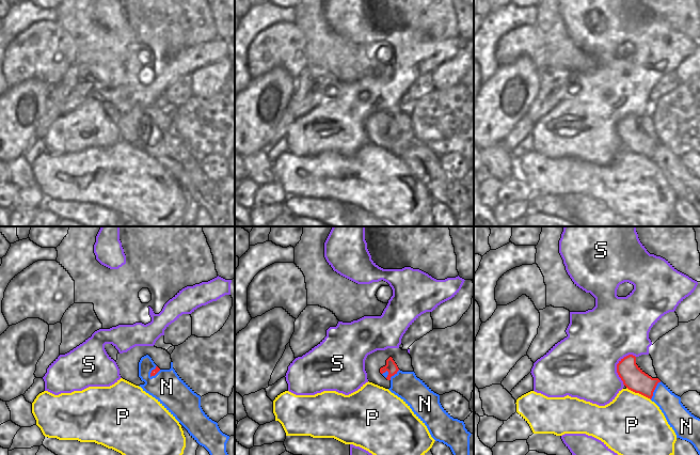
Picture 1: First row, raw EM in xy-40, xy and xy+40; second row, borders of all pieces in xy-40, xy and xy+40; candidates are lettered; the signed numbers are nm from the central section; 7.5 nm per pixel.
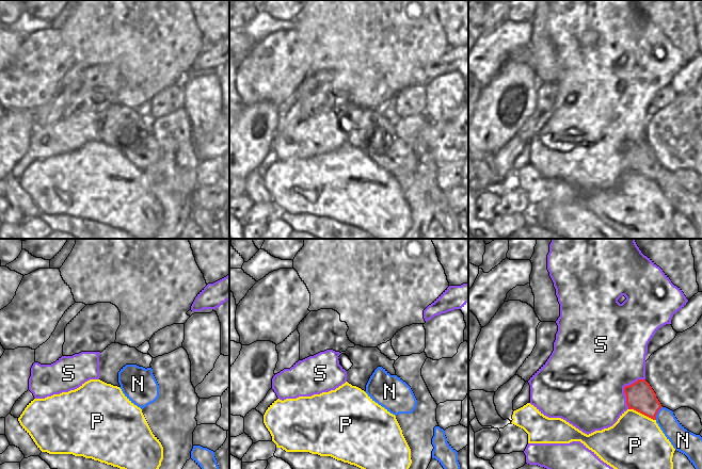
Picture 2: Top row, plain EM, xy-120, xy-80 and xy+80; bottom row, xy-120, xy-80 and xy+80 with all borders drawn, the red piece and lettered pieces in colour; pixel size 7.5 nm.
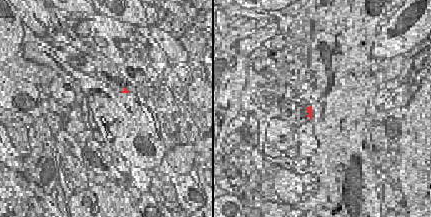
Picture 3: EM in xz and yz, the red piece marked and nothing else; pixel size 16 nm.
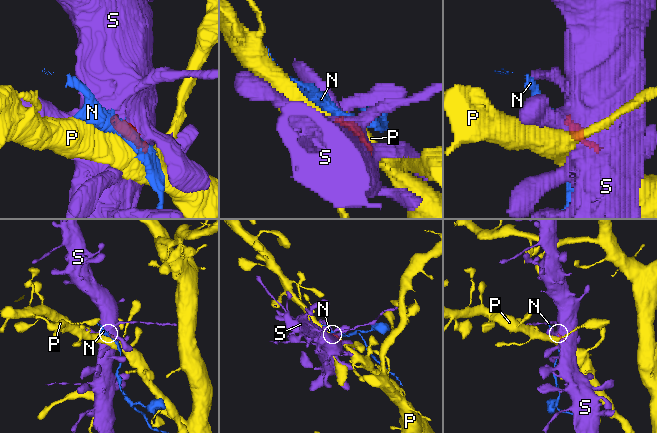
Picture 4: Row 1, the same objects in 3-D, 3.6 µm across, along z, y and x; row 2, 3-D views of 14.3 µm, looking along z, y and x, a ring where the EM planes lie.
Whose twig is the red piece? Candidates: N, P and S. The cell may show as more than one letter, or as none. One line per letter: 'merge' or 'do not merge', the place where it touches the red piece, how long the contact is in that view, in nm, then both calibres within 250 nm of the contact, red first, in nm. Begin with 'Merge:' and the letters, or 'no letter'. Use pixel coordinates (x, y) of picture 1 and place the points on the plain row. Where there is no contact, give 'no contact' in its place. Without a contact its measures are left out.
Merge: no letter
N: do not merge | xy+40 (654, 150) | 160 nm | 170/170 nm
P: do not merge | xy+40 (638, 153) | 200 nm | 170/460 nm
S: do not merge | xy+40 (617, 128) | 240 nm | 170/500 nm

